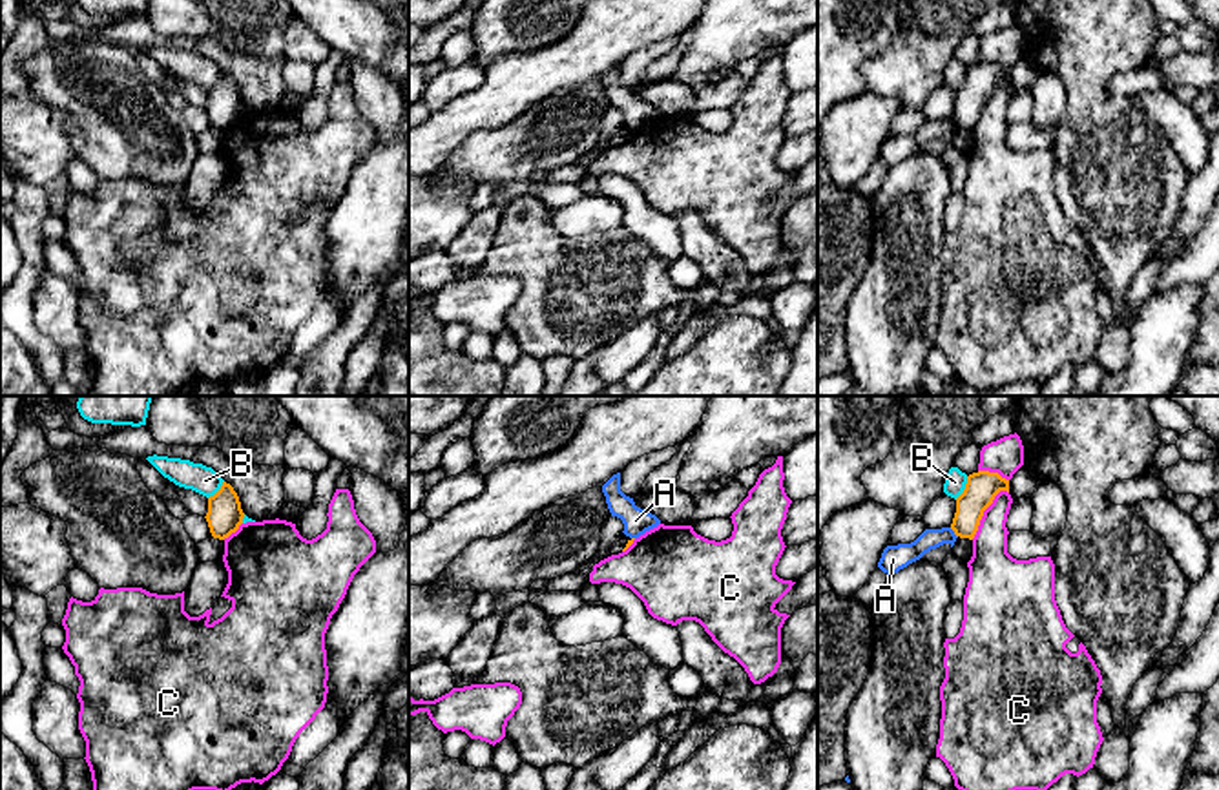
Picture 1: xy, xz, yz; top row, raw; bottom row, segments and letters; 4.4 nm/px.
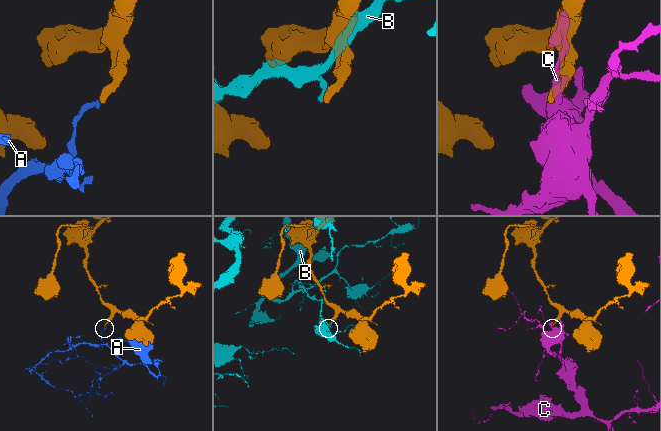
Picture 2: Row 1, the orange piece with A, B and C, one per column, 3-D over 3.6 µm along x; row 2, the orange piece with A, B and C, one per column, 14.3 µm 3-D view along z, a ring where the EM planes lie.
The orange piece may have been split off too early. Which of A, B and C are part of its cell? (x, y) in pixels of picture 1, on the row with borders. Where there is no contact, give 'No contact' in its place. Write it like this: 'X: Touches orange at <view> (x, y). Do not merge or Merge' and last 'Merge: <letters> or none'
A: Touches orange at yz (955, 533). Do not merge
B: Touches orange at yz (966, 488). Do not merge
C: Touches orange at yz (982, 513). Do not merge
Merge: none

